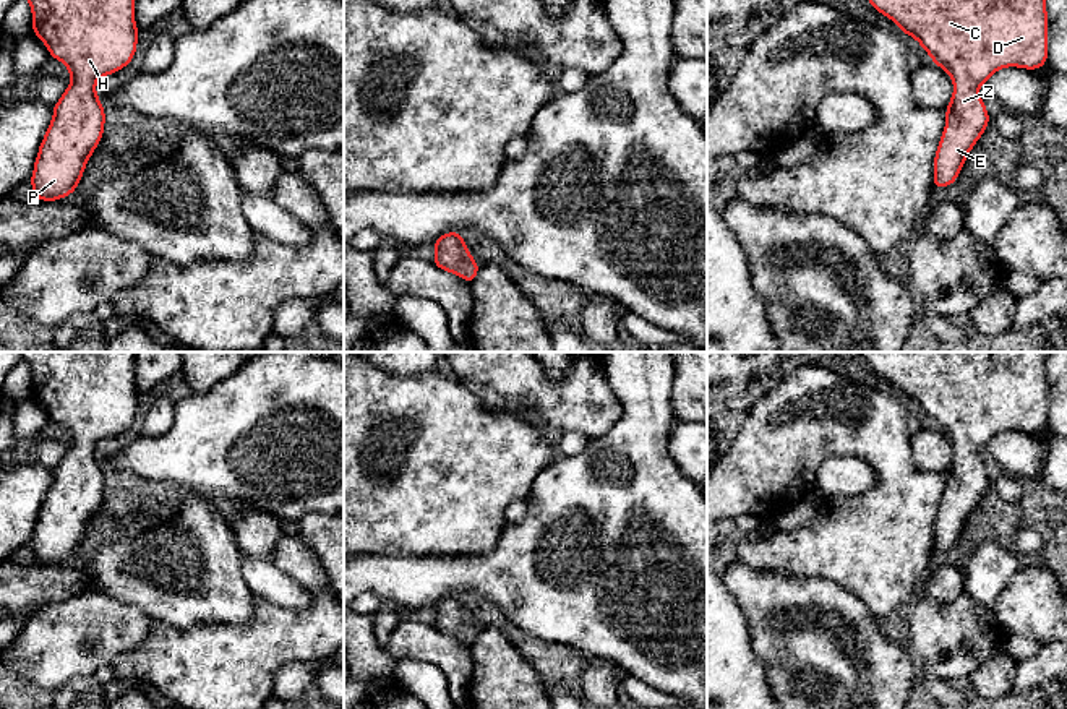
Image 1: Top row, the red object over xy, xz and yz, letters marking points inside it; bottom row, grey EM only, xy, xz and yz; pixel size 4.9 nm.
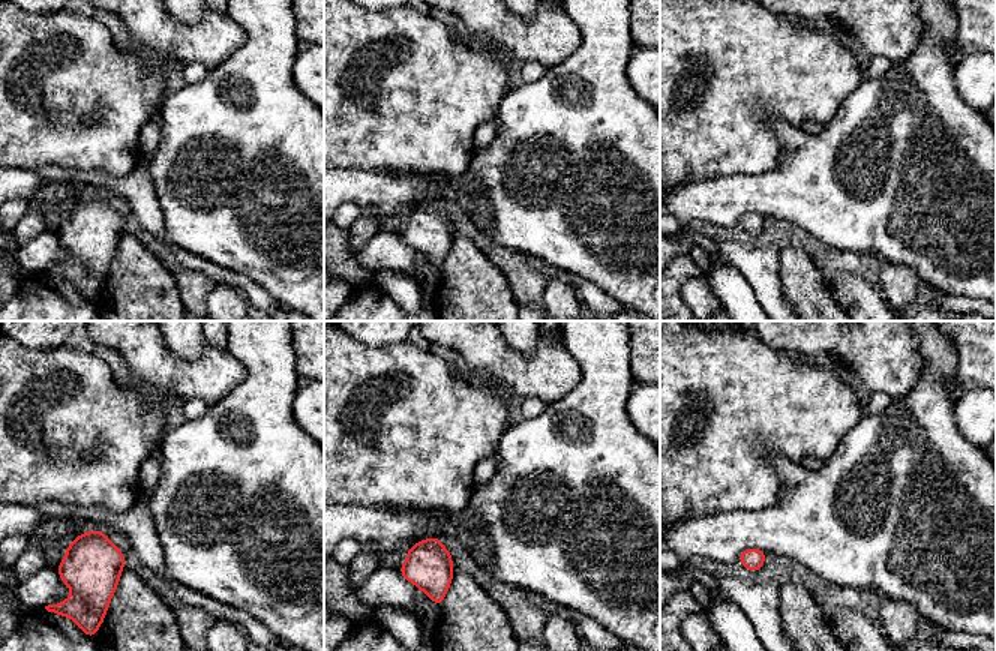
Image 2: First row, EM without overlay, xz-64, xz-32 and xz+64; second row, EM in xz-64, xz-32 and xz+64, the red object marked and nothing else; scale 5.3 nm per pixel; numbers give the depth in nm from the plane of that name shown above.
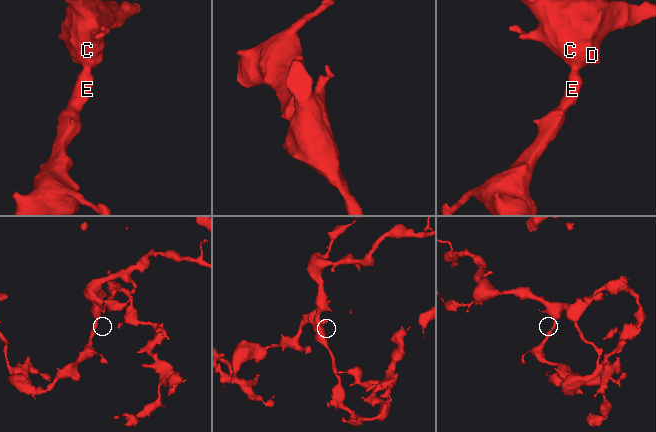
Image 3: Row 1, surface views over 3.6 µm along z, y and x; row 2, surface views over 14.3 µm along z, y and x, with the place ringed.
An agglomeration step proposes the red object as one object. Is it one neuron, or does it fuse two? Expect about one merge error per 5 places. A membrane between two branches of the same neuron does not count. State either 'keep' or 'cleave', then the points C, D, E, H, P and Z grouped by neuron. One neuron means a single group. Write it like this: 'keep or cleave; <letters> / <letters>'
keep; C D E H P Z

